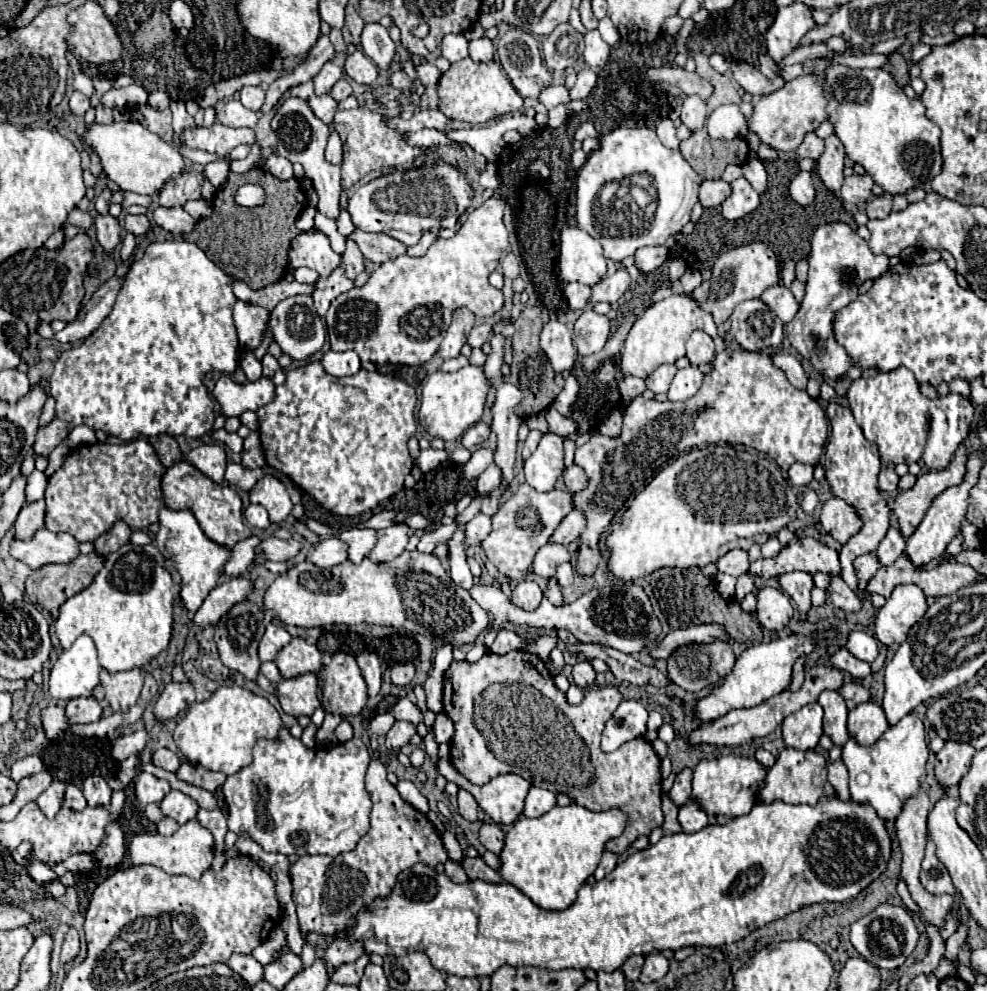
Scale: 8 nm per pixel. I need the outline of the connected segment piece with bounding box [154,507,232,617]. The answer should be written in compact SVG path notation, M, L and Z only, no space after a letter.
M162 507L158 523L160 523L160 529L156 533L154 543L158 545L160 553L166 559L174 561L178 573L182 575L180 597L182 597L186 609L188 609L188 615L194 617L194 613L198 611L202 601L216 587L216 583L218 583L218 579L222 575L222 567L228 563L228 559L232 555L232 549L224 547L224 545L218 545L216 541L208 539L206 533L200 529L200 525L198 525L198 521L196 521L196 517L192 515L190 509L174 511L174 509Z

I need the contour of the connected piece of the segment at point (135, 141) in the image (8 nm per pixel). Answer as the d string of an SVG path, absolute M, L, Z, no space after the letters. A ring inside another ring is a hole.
M124 121L124 123L110 123L110 125L100 125L92 123L84 135L80 137L84 143L82 151L82 163L90 165L92 149L100 157L102 169L110 181L114 181L122 191L132 191L140 195L154 195L162 185L172 177L182 173L184 161L182 155L178 153L176 147L164 143L158 135L150 133L146 127L140 123Z

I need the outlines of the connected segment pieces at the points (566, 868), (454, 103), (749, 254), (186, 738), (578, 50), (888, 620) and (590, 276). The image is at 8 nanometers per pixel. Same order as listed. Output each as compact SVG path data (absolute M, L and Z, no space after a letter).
M576 803L568 807L552 807L548 813L528 819L518 817L506 833L506 843L500 857L500 875L538 907L550 911L568 909L576 901L576 891L594 873L602 857L604 845L620 837L626 827L626 813L620 807L606 811L590 811Z
M470 57L454 63L440 77L440 111L456 121L466 121L470 125L482 125L510 111L522 109L522 95L514 89L504 69L496 61L474 63Z
M754 241L722 253L712 267L710 281L704 281L698 289L694 289L692 297L698 301L698 305L702 305L702 309L706 309L714 317L714 323L720 325L732 315L738 303L760 297L768 287L774 287L778 281L780 281L780 265L776 253L766 243Z
M232 685L220 687L206 701L192 703L174 729L174 741L192 763L198 763L210 771L222 771L226 775L232 775L238 769L250 765L256 739L276 737L280 727L280 715L268 703L268 699Z
M568 23L558 25L542 43L544 63L550 71L564 71L582 55L584 37Z
M898 585L886 605L878 609L874 621L876 639L886 647L898 647L906 641L908 631L926 613L926 597L916 585Z
M566 227L560 233L560 281L594 285L606 273L602 245L578 227Z

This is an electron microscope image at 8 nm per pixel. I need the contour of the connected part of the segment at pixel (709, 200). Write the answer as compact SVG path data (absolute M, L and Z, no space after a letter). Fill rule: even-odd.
M702 181L698 199L702 207L718 207L730 195L730 185L726 181Z

